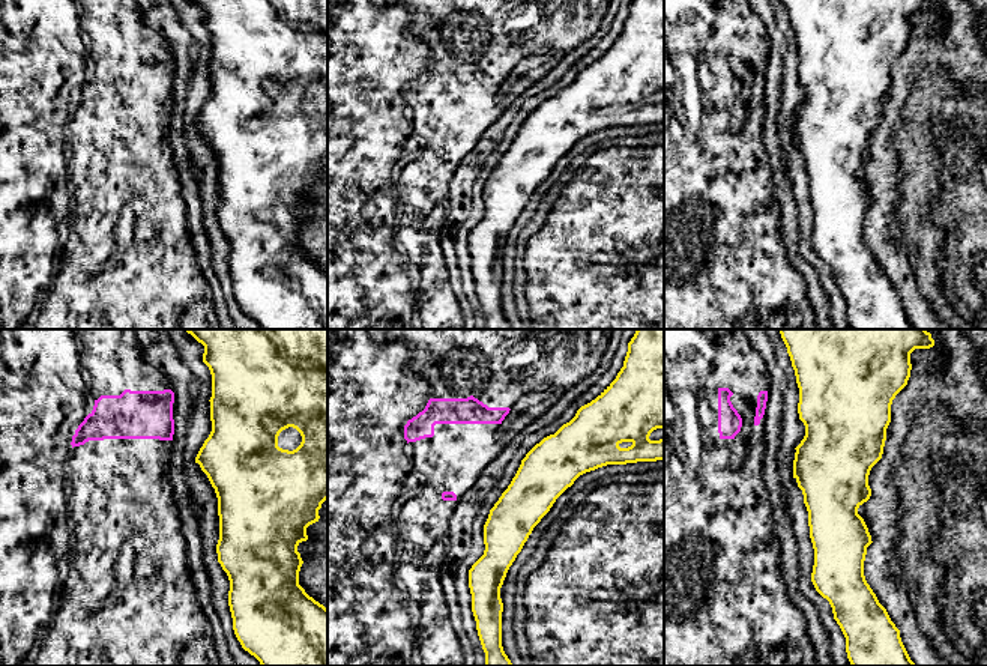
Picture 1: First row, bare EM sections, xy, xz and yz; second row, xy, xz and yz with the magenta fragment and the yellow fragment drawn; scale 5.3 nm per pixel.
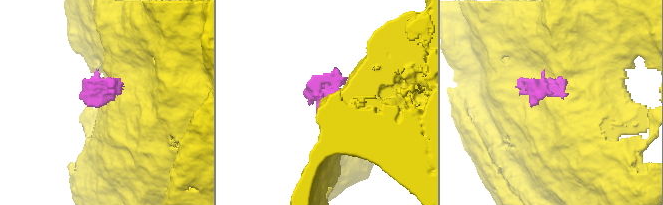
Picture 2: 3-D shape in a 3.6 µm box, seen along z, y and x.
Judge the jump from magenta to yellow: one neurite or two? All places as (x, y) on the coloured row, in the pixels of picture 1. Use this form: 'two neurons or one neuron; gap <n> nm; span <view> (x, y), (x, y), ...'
one neuron; gap 160 nm; span xy (172, 439), (199, 451)

